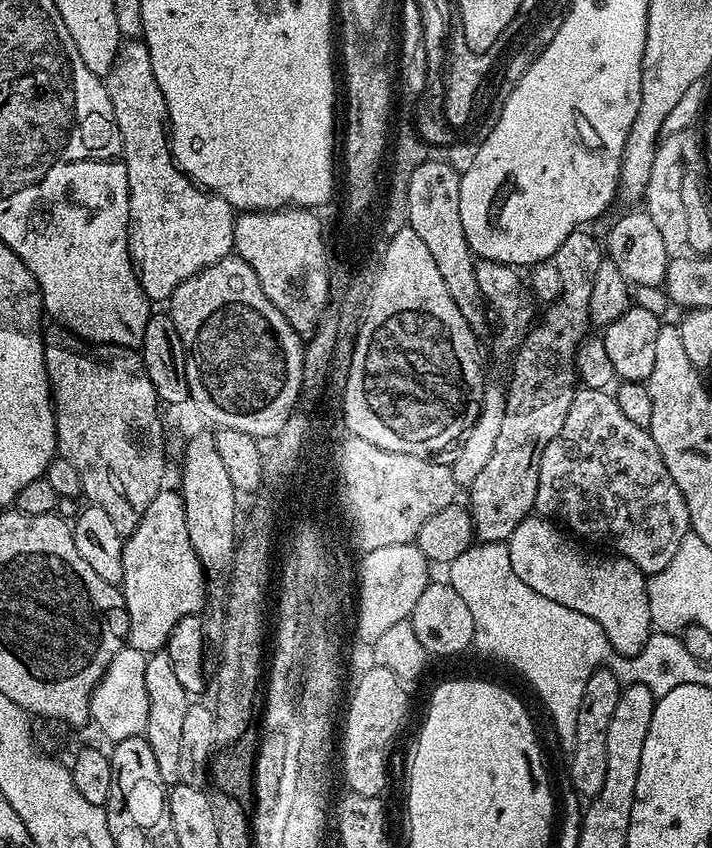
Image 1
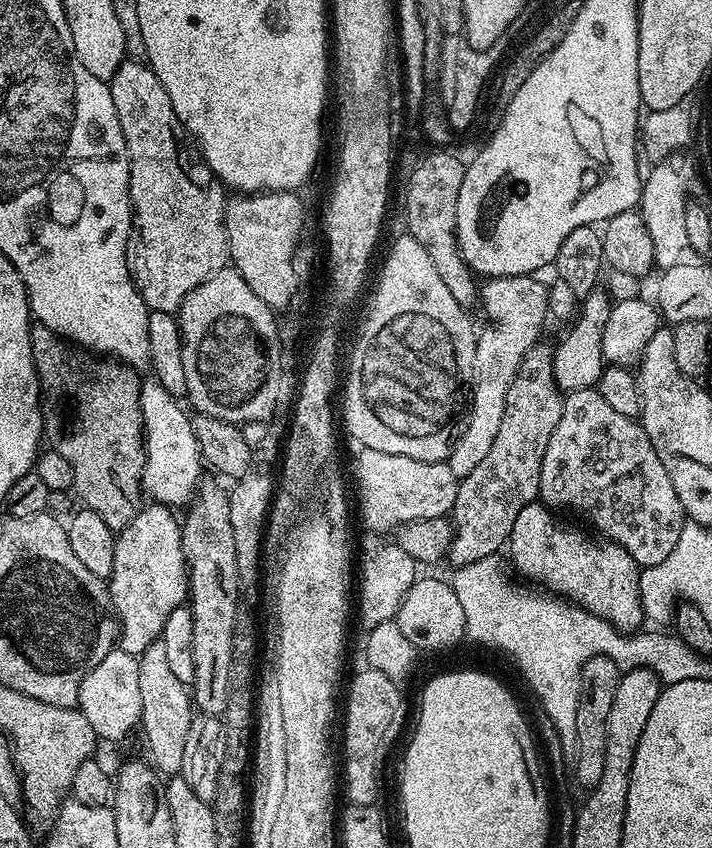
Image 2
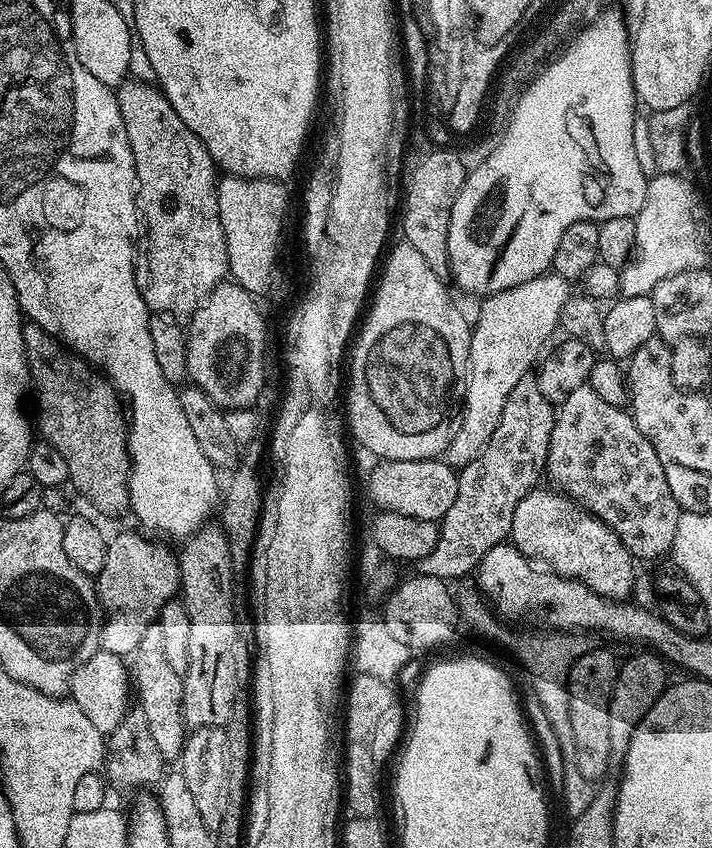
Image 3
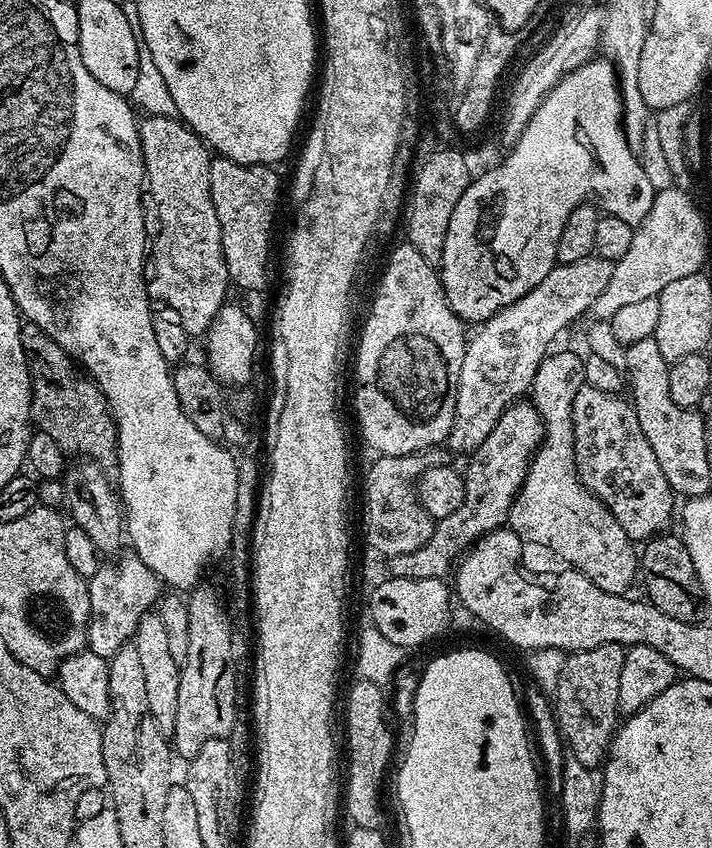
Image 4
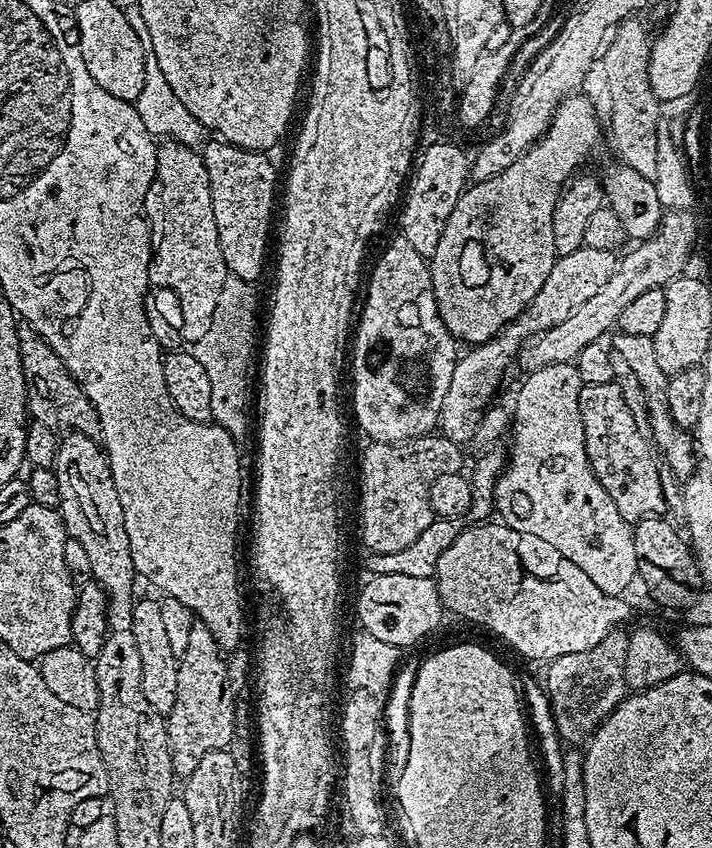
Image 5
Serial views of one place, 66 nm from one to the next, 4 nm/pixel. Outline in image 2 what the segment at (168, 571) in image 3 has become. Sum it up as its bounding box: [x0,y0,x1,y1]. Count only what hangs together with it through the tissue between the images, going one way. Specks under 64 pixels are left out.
[107,502,188,657]

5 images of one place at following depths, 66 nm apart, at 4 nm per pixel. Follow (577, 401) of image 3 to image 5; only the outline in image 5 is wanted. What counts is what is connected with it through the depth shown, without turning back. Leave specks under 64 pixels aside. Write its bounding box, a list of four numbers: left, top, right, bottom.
[578,382,664,526]

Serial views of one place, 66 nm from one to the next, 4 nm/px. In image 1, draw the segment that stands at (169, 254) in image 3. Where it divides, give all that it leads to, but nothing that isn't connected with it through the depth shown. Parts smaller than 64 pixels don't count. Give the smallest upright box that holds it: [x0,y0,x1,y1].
[104,39,237,301]

